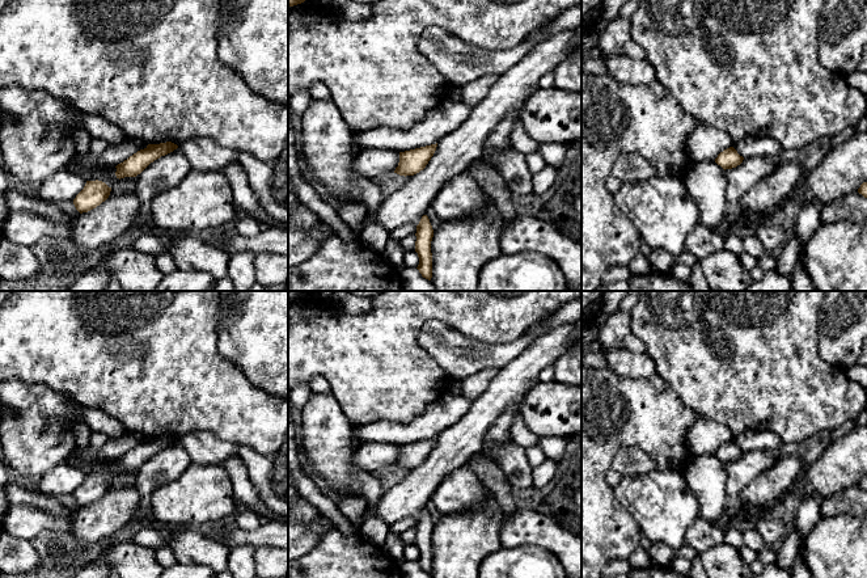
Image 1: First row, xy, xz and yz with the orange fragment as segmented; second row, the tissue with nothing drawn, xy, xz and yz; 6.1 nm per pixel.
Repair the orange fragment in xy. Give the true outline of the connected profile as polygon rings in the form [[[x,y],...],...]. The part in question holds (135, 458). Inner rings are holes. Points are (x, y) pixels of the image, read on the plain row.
[[[166,435],[160,438],[148,438],[144,443],[138,444],[132,450],[130,450],[123,456],[118,457],[115,469],[117,472],[124,472],[124,471],[136,471],[140,468],[151,456],[160,452],[161,450],[165,450],[174,443],[177,443],[178,439]]]

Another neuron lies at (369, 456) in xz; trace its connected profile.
[[[363,443],[356,448],[354,465],[375,473],[381,467],[394,465],[399,456],[399,446],[388,443]]]

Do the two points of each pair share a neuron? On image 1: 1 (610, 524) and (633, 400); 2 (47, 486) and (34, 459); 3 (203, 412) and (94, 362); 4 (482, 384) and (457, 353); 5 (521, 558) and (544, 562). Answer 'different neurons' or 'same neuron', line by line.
1: same neuron
2: different neurons
3: same neuron
4: different neurons
5: same neuron

